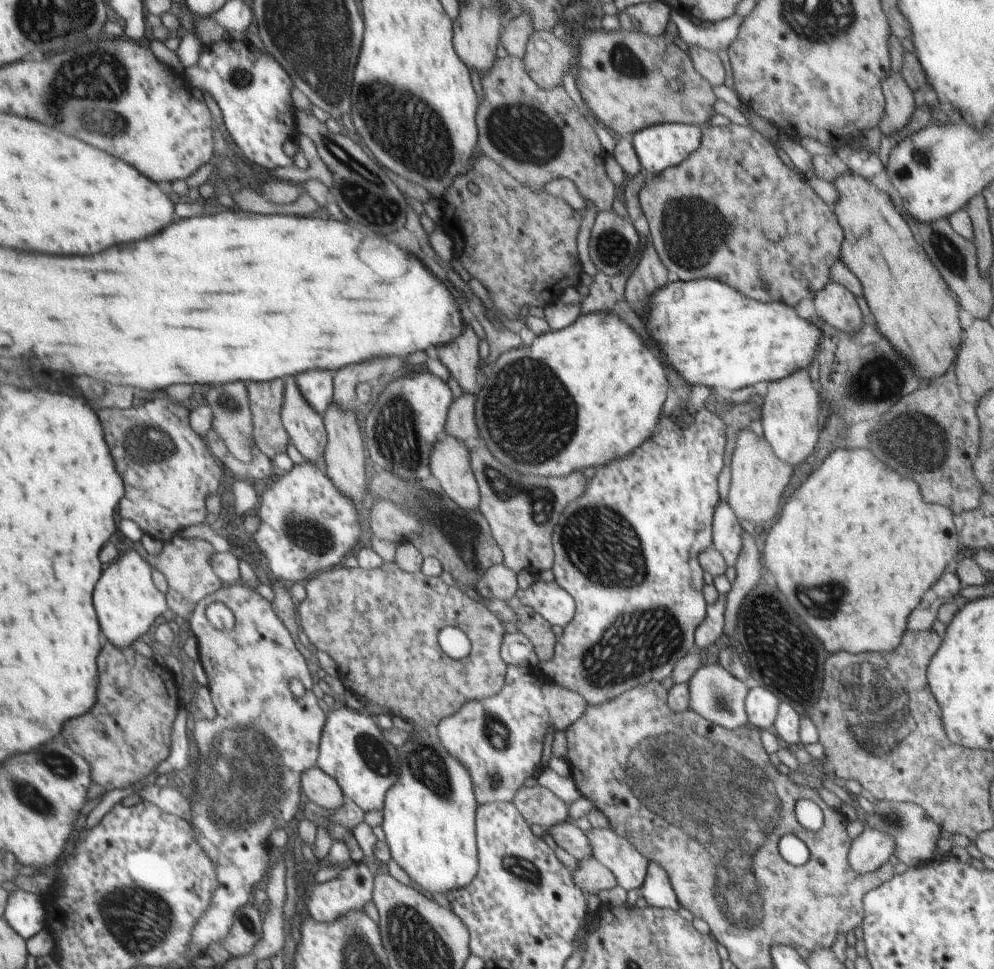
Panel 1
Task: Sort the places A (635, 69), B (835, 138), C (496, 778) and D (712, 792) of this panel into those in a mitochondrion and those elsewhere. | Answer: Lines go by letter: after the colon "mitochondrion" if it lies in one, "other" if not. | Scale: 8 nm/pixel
A: mitochondrion
B: other
C: mitochondrion
D: mitochondrion

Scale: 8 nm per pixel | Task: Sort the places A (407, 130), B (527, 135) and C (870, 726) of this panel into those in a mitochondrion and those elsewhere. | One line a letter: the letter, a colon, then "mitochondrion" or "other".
A: mitochondrion
B: mitochondrion
C: mitochondrion

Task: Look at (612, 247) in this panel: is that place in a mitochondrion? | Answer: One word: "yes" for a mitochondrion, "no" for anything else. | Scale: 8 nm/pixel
yes

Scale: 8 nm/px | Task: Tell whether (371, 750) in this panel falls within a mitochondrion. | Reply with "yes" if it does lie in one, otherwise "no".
yes

